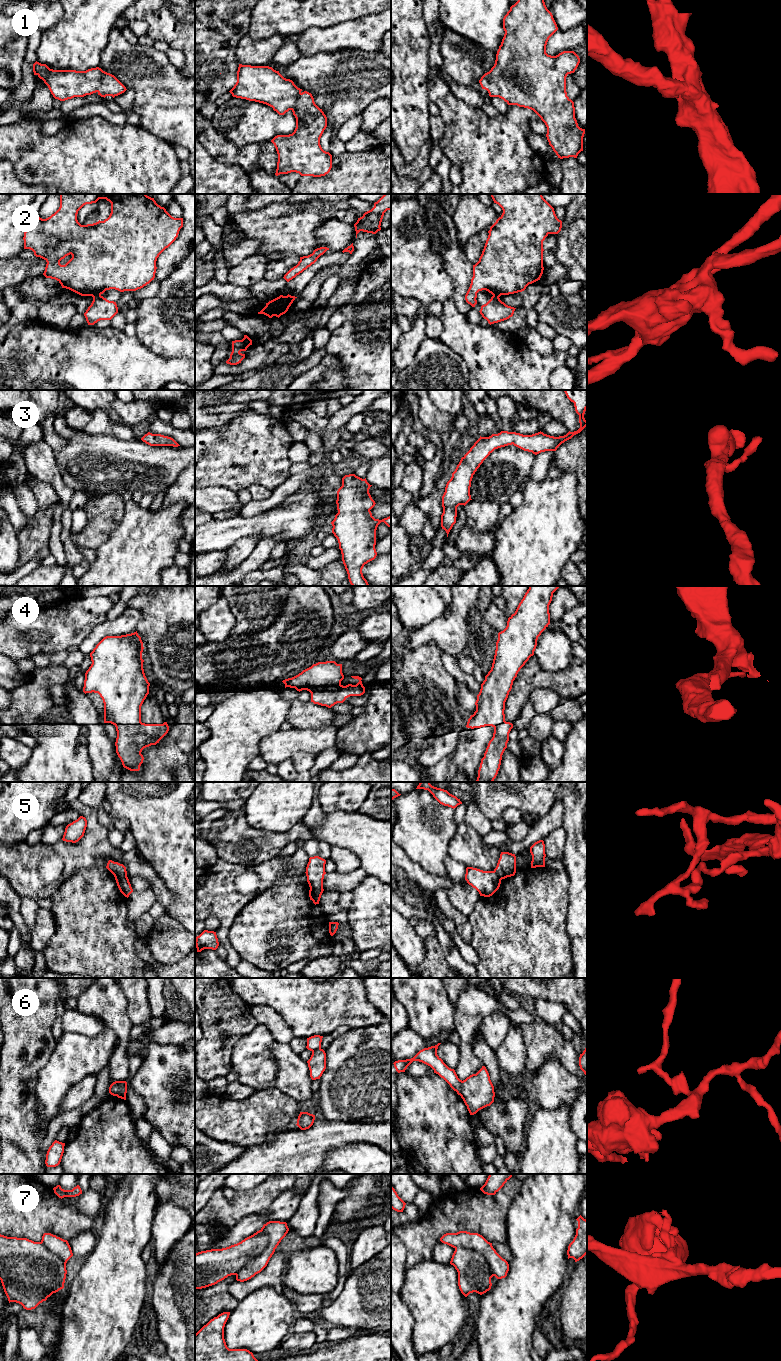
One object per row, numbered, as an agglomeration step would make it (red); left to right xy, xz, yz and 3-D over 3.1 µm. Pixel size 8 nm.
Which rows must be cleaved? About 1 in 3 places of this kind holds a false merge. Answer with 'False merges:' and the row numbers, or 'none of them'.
False merges: 2, 4, 5, 6, 7

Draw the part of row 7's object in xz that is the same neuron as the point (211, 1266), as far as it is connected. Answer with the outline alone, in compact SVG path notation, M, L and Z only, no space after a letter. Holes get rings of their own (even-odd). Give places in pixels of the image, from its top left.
M257 1231L241 1242L222 1249L195 1254L195 1290L217 1284L260 1256L268 1245L266 1235Z

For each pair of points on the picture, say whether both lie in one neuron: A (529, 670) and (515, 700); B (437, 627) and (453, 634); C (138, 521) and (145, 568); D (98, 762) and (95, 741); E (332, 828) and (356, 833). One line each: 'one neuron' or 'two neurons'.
A: one neuron
B: one neuron
C: one neuron
D: one neuron
E: one neuron

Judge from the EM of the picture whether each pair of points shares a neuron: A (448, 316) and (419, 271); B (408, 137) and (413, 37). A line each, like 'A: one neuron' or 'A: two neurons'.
A: two neurons
B: one neuron

